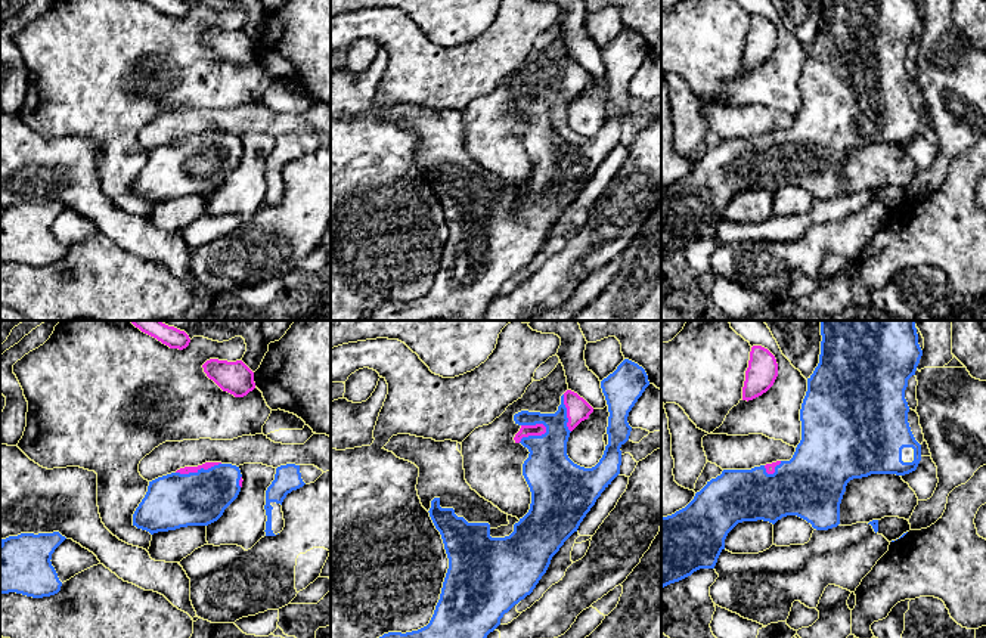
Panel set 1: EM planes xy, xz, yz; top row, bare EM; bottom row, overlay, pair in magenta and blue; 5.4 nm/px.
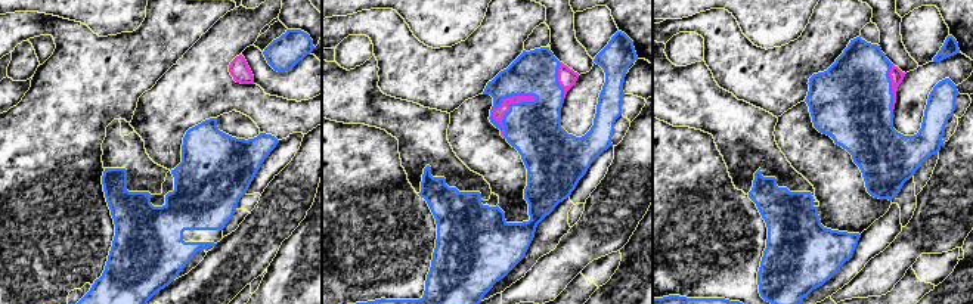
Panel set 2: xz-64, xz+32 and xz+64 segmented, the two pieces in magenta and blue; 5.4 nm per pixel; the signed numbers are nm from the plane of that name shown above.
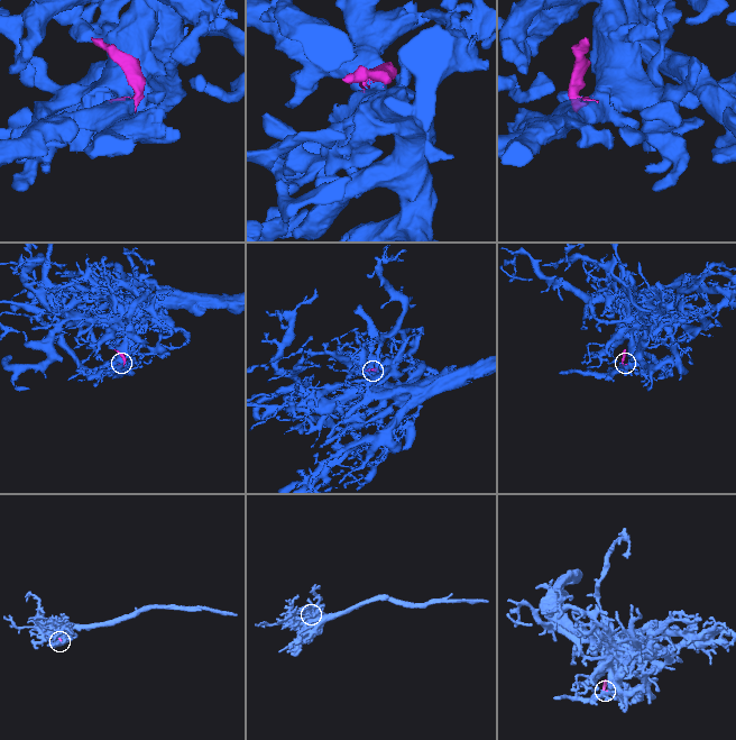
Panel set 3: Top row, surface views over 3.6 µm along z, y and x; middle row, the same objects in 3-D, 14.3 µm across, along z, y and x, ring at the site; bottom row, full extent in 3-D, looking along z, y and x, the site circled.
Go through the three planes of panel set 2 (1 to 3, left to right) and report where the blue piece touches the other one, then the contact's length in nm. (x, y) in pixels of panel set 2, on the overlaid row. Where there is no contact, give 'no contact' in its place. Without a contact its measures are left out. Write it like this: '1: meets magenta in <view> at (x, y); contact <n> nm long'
1: no contact
2: meets magenta in xz+32 at (508, 106); contact 280 nm long
3: meets magenta in xz+64 at (892, 87); contact 260 nm long

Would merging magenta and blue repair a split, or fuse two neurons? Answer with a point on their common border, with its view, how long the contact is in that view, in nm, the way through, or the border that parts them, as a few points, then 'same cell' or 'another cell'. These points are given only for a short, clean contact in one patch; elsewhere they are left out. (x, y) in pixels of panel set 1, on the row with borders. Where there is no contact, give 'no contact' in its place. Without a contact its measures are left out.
contact xz (533, 434); length 180 nm; same cell

